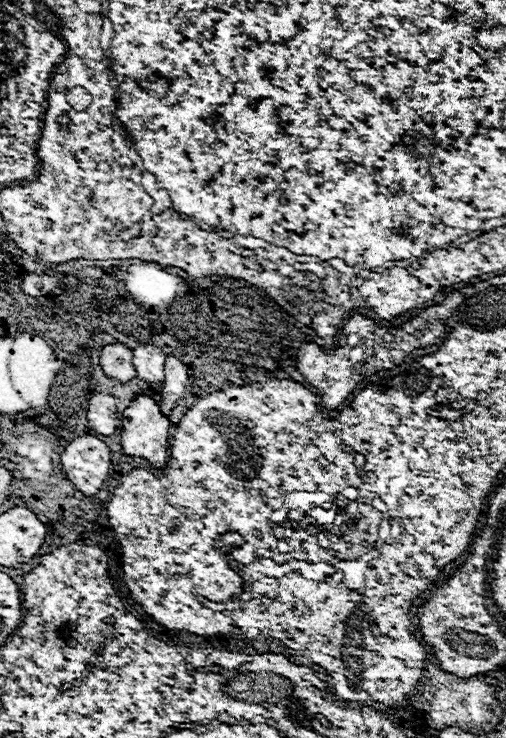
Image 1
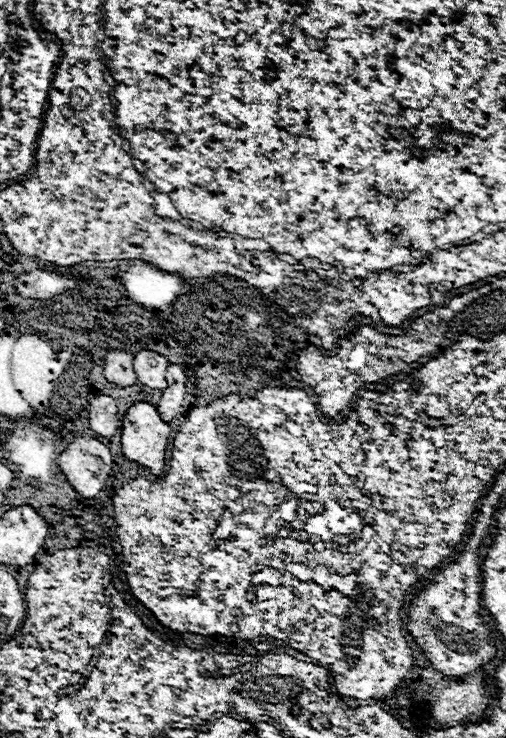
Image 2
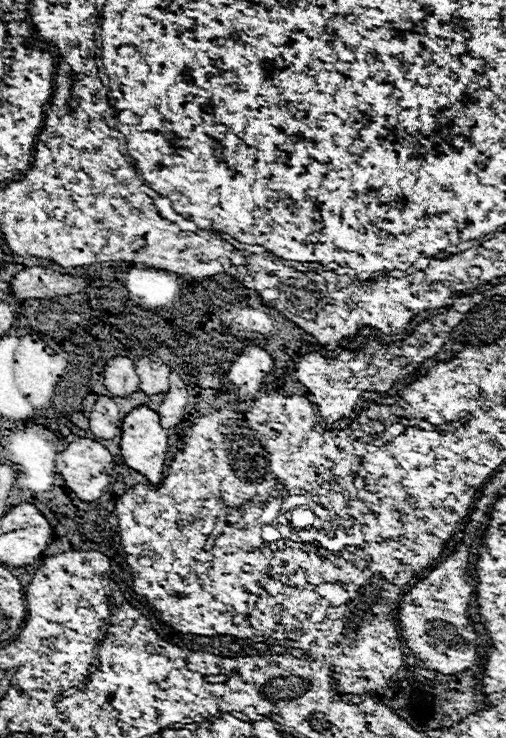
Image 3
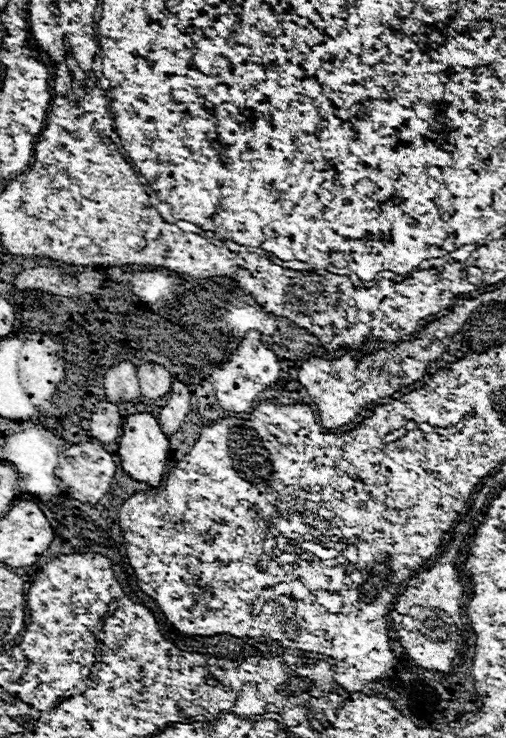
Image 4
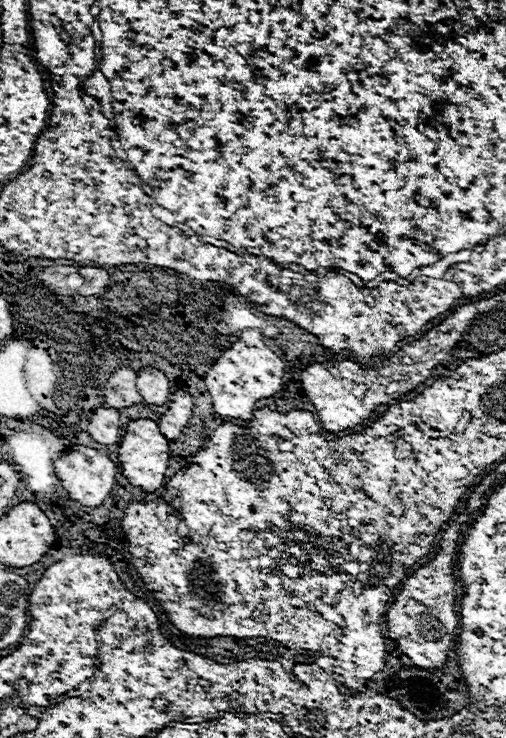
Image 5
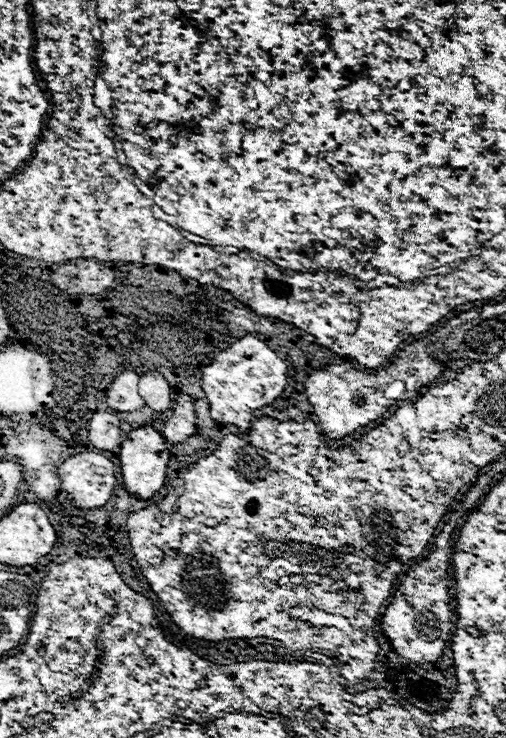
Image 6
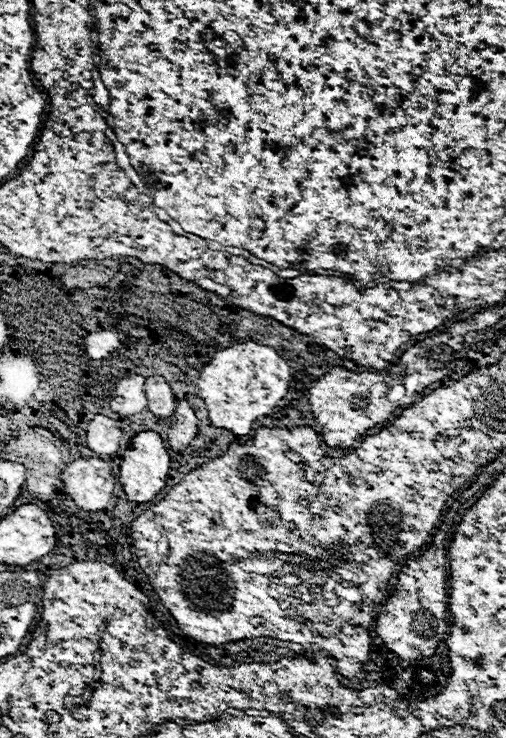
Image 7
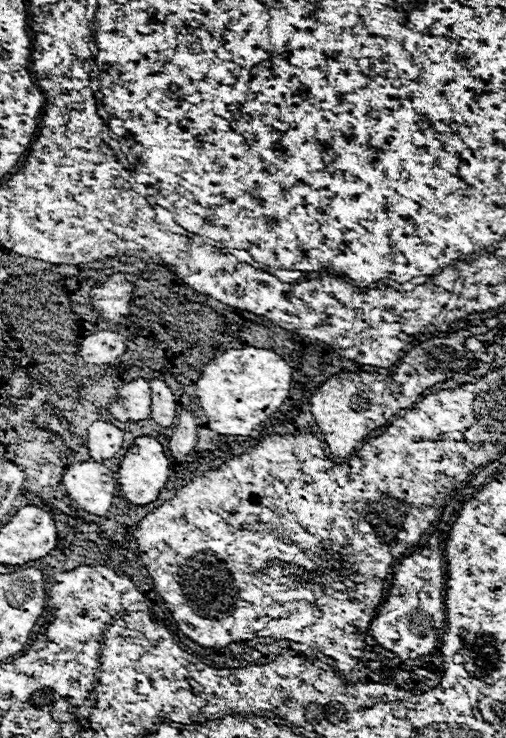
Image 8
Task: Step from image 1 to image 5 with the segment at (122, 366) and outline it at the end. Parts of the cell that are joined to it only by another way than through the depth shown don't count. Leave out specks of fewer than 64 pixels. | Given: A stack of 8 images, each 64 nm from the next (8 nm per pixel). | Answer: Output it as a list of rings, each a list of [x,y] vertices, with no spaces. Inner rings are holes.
[[[128,366],[118,368],[106,382],[106,396],[128,396],[128,398],[106,398],[106,406],[122,410],[122,408],[130,408],[134,404],[142,404],[144,400],[138,394],[136,378],[138,378],[138,374],[132,368],[128,368]]]

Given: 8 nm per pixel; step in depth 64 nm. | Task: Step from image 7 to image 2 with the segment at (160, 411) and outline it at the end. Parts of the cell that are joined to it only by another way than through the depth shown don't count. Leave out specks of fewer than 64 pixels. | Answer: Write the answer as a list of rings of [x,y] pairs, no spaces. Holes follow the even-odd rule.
[[[142,350],[134,356],[134,372],[138,374],[138,382],[150,390],[164,390],[168,386],[166,368],[168,360],[152,350]]]

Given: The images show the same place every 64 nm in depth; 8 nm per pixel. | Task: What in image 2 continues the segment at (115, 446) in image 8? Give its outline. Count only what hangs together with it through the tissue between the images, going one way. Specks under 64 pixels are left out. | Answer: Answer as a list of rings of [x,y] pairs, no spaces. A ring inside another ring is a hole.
[[[98,396],[90,404],[90,428],[104,438],[120,432],[122,416],[118,414],[116,402],[110,396]]]

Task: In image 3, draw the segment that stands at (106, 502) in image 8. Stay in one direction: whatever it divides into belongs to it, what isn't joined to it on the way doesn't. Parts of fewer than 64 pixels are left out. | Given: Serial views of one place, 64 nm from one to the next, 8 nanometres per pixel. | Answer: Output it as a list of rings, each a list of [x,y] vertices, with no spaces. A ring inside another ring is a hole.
[[[80,438],[80,440],[72,442],[64,452],[60,452],[56,456],[56,472],[64,478],[68,488],[82,502],[94,502],[106,492],[106,488],[110,484],[112,466],[114,466],[114,462],[112,462],[112,454],[108,452],[108,448],[104,448],[100,442],[88,440],[88,438]]]

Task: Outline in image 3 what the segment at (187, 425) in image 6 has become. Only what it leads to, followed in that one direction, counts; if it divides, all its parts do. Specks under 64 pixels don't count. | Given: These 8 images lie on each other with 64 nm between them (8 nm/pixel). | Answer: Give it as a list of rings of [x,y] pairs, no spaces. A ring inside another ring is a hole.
[[[172,372],[170,374],[170,392],[166,392],[166,398],[164,398],[164,402],[160,404],[160,410],[158,410],[160,424],[166,430],[178,426],[178,422],[182,420],[182,414],[186,410],[186,404],[188,404],[186,384],[176,372]]]

